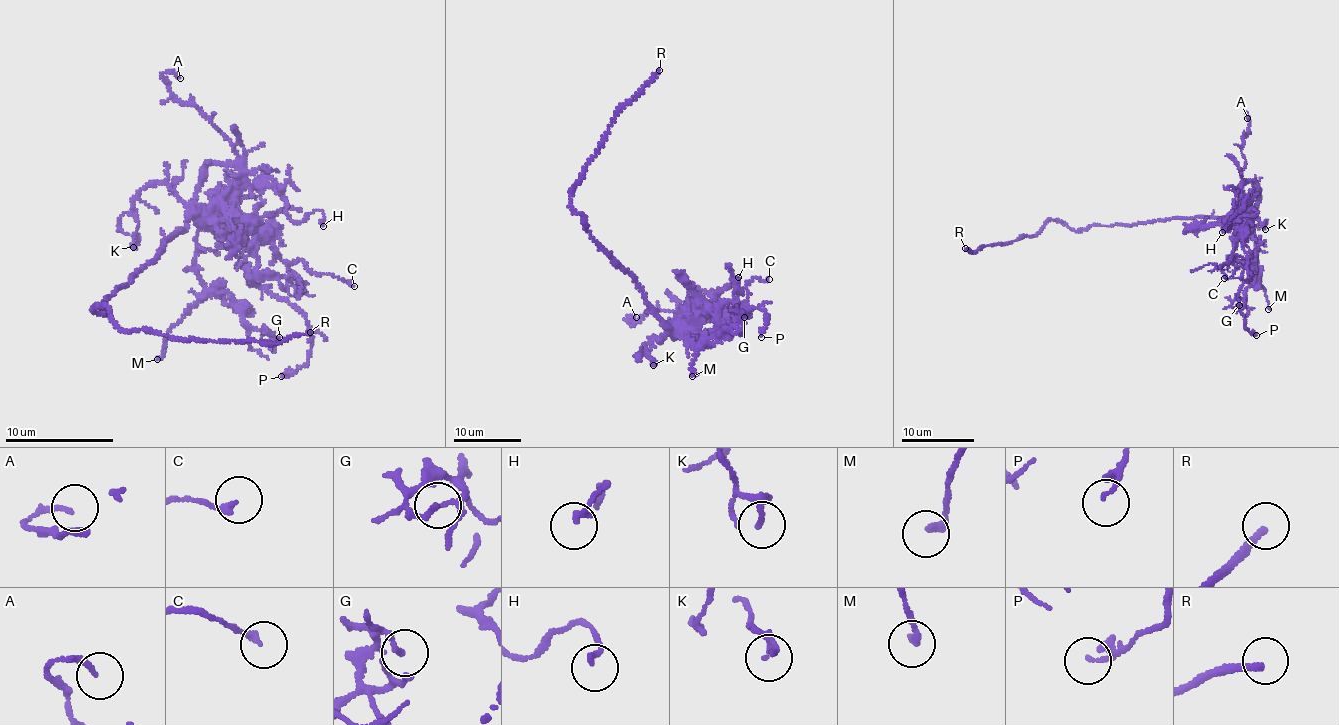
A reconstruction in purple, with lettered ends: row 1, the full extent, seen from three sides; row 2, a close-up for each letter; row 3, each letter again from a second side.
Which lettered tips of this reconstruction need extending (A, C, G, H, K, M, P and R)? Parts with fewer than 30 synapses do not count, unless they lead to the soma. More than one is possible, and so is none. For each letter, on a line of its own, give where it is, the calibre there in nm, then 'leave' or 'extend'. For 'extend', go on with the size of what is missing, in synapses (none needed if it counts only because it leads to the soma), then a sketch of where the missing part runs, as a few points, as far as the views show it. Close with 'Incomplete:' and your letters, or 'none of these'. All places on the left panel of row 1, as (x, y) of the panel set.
A: at (180, 78); 160 nm thick; leave
C: at (354, 286); 180 nm thick; leave
G: at (279, 337); 170 nm thick; leave
H: at (323, 226); 170 nm thick; leave
K: at (133, 247); 110 nm thick; leave
M: at (157, 359); 240 nm thick; leave
P: at (281, 376); 120 nm thick; leave
R: at (310, 332); 240 nm thick; extend
Incomplete: R

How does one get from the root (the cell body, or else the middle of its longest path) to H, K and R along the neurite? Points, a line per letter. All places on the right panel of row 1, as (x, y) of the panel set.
H: (1151, 221), (1196, 217), (1238, 218), (1244, 212), (1249, 213), (1249, 207), (1243, 199), (1246, 201), (1222, 232)
K: (1151, 221), (1196, 217), (1238, 218), (1243, 215), (1253, 187), (1257, 197), (1254, 214), (1265, 229)
R: (1151, 221), (1090, 225), (1075, 230), (1062, 222), (1047, 220), (1035, 235), (981, 246), (972, 252), (965, 248)

